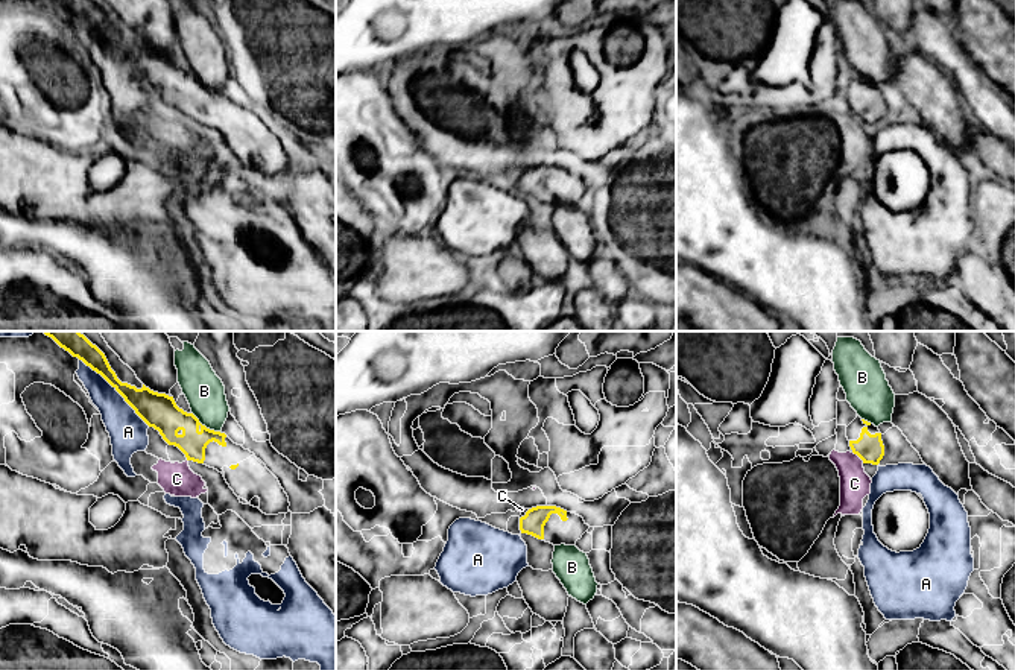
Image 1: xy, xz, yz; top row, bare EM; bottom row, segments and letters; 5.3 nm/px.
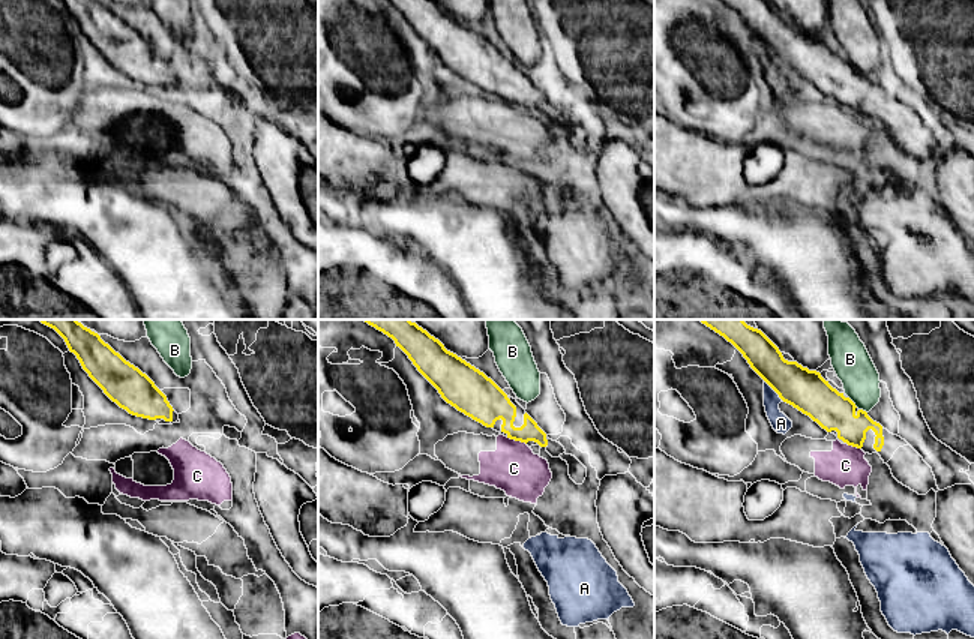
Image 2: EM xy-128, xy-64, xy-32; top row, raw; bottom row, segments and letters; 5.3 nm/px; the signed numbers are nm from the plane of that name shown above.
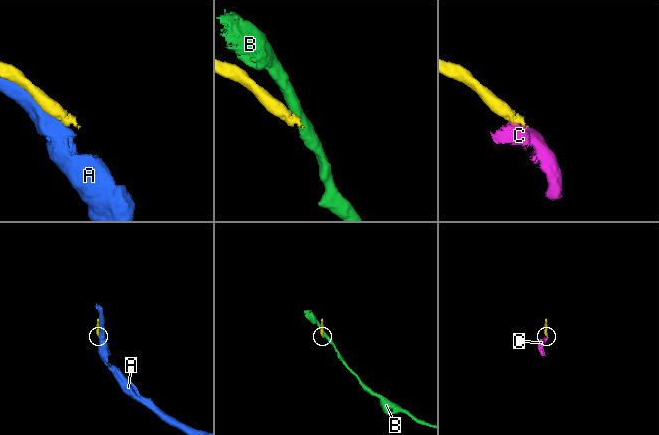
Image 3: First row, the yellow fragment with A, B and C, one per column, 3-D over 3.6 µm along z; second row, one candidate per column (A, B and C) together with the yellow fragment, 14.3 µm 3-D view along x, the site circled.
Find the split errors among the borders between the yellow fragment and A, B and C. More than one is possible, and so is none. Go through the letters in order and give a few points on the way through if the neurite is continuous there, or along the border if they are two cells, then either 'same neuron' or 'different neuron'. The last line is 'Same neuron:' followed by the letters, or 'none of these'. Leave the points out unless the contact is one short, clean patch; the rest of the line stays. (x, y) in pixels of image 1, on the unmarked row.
A: different neuron
B: along xy (192, 72), (202, 84), (221, 93) | different neuron
C: along yz (853, 111), (863, 122) | different neuron
Same neuron: none of these

